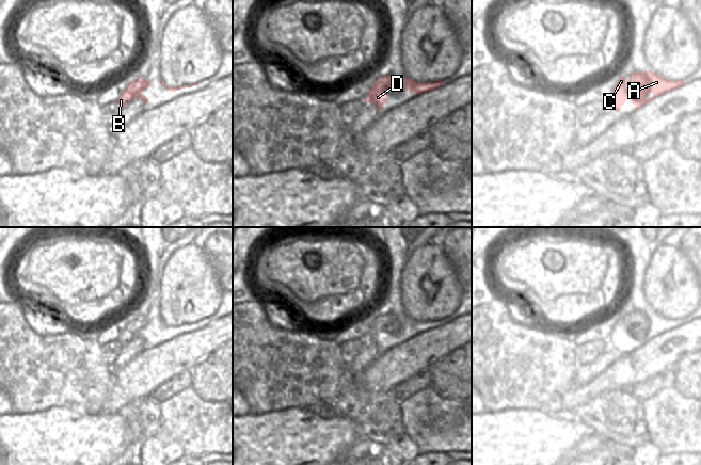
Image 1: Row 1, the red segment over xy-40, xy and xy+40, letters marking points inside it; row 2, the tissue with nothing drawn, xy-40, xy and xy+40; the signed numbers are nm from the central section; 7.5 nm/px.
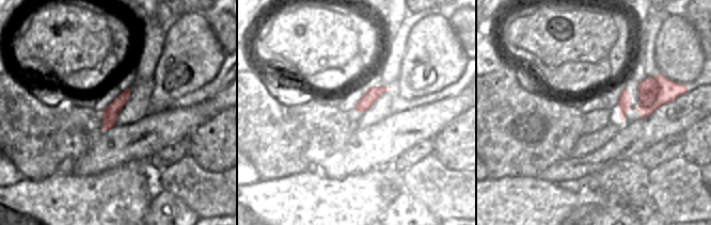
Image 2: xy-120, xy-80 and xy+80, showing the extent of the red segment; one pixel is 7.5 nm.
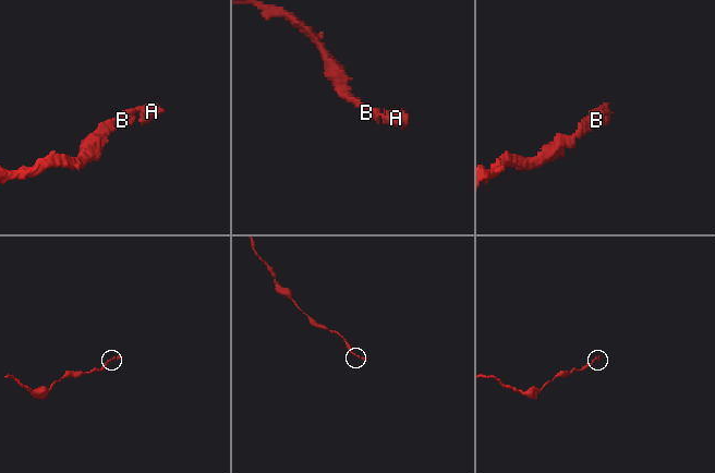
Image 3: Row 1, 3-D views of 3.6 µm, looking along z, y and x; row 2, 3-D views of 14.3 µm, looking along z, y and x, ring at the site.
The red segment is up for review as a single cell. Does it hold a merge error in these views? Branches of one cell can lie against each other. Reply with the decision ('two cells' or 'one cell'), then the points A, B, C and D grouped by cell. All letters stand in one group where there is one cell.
one cell; A B C D

